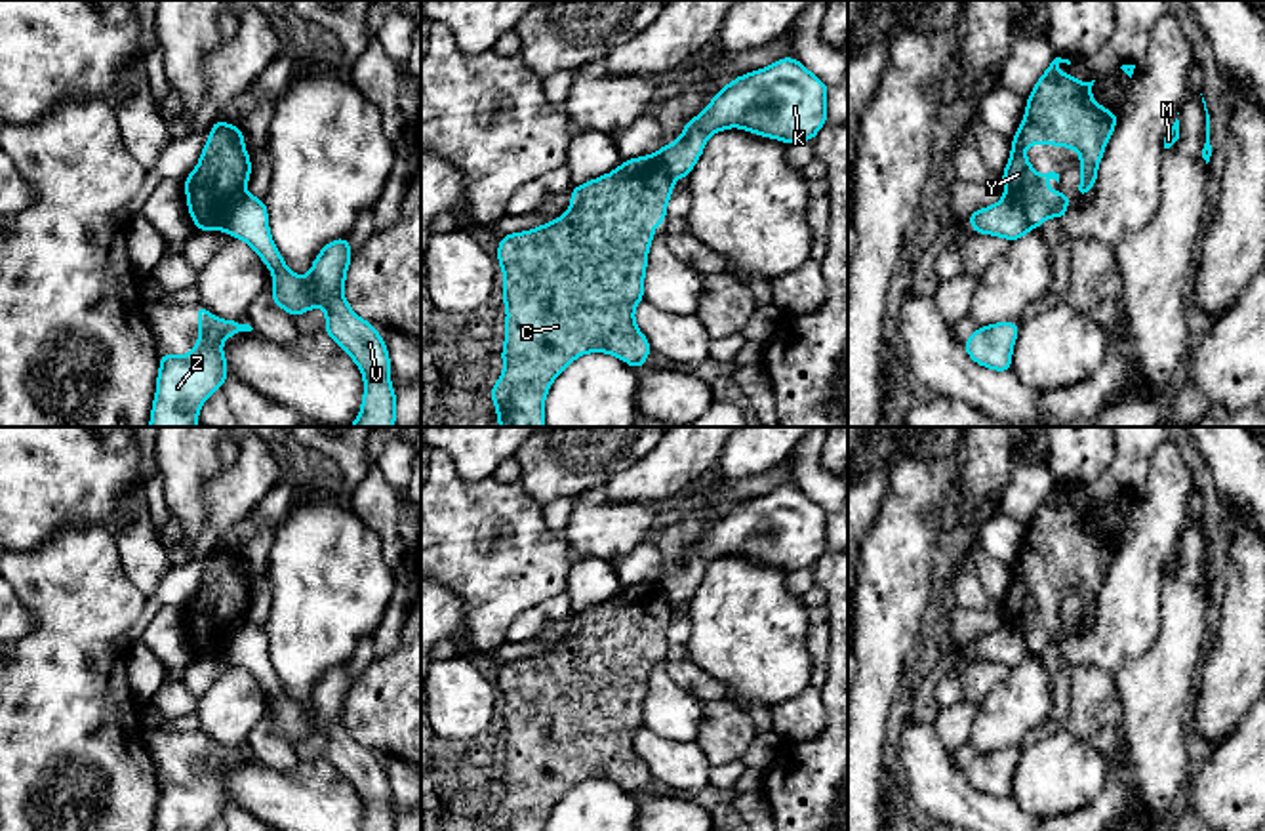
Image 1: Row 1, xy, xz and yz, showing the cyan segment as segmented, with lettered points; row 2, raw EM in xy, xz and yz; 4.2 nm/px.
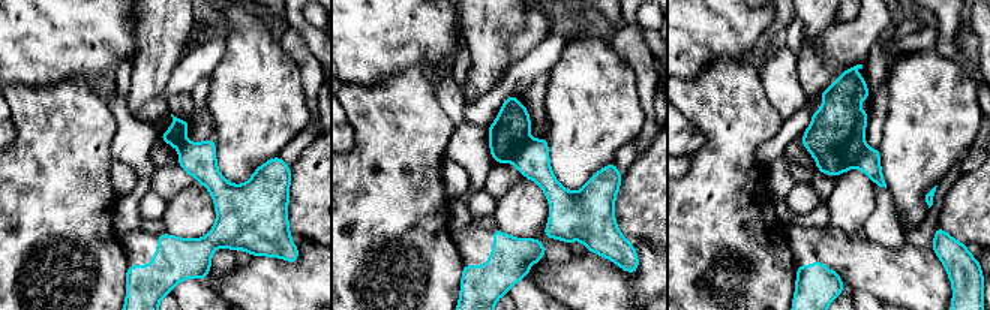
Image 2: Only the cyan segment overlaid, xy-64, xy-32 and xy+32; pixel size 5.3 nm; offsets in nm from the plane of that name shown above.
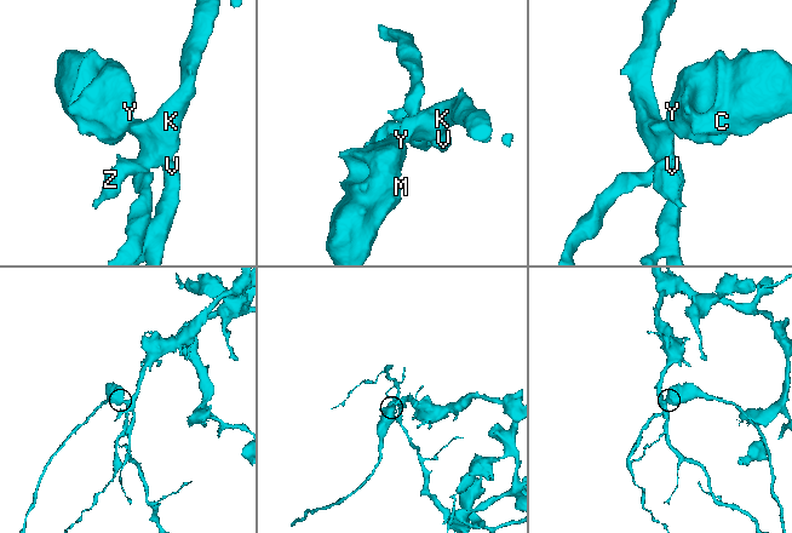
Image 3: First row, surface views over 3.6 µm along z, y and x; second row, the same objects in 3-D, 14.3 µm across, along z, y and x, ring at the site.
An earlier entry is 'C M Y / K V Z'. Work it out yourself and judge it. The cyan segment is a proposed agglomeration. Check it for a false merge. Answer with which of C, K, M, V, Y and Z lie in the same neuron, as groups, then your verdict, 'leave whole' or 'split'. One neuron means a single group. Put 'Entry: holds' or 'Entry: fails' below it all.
C M Y / K V Z | split
Entry: holds

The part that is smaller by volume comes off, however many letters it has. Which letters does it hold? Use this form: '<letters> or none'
C, M, Y

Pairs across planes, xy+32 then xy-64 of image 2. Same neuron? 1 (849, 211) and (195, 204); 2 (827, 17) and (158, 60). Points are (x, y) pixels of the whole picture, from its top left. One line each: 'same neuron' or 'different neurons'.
1: same neuron
2: same neuron

